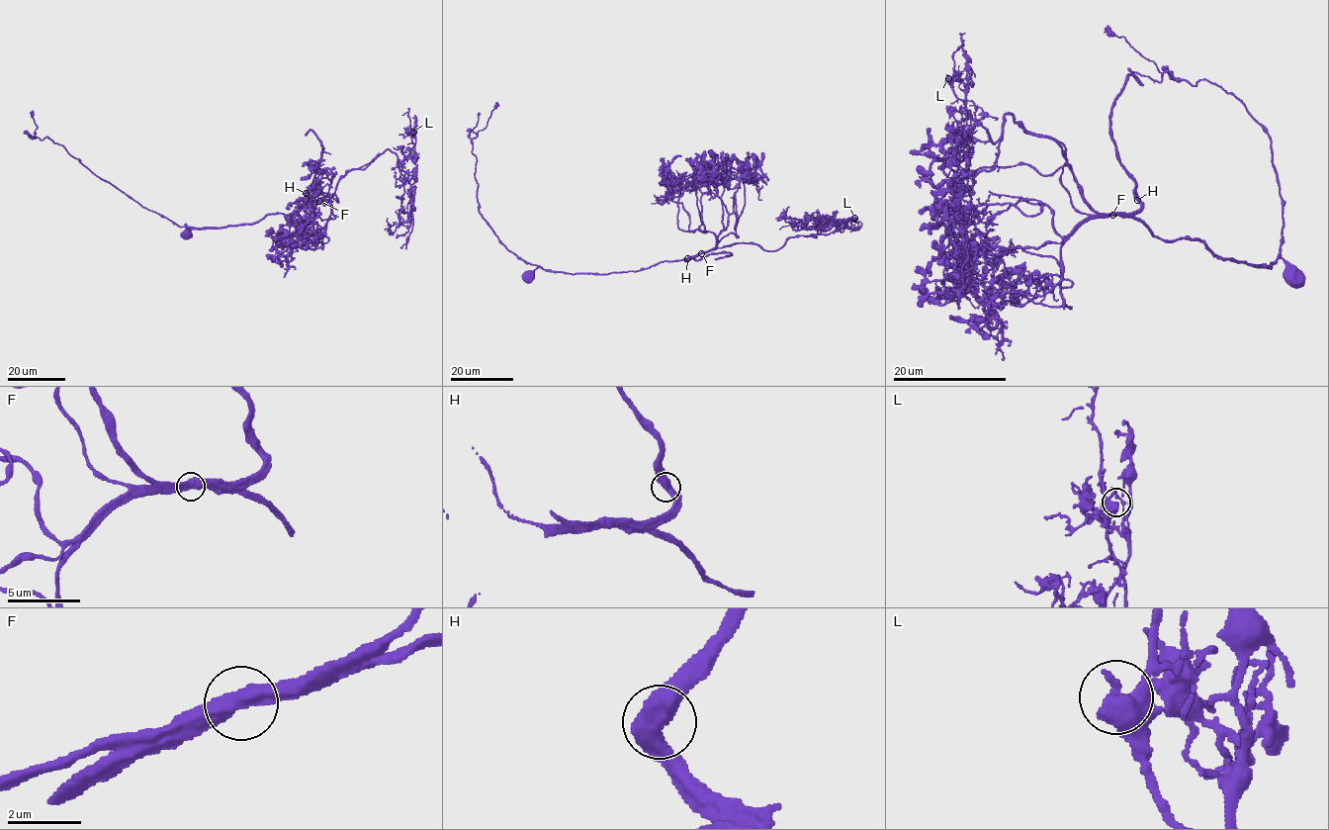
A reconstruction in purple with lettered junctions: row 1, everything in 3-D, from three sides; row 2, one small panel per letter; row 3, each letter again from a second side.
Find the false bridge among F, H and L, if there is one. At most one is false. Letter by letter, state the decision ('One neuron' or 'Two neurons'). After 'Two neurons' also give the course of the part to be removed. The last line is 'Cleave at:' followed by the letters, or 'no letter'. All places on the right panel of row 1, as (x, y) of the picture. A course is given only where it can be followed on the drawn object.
F: Two neurons. Course of the part to remove: (1112, 215), (1240, 262), (1272, 266), (1284, 242), (1262, 125), (1215, 84), (1160, 72), (1105, 28)
H: One neuron
L: One neuron
Cleave at: F

